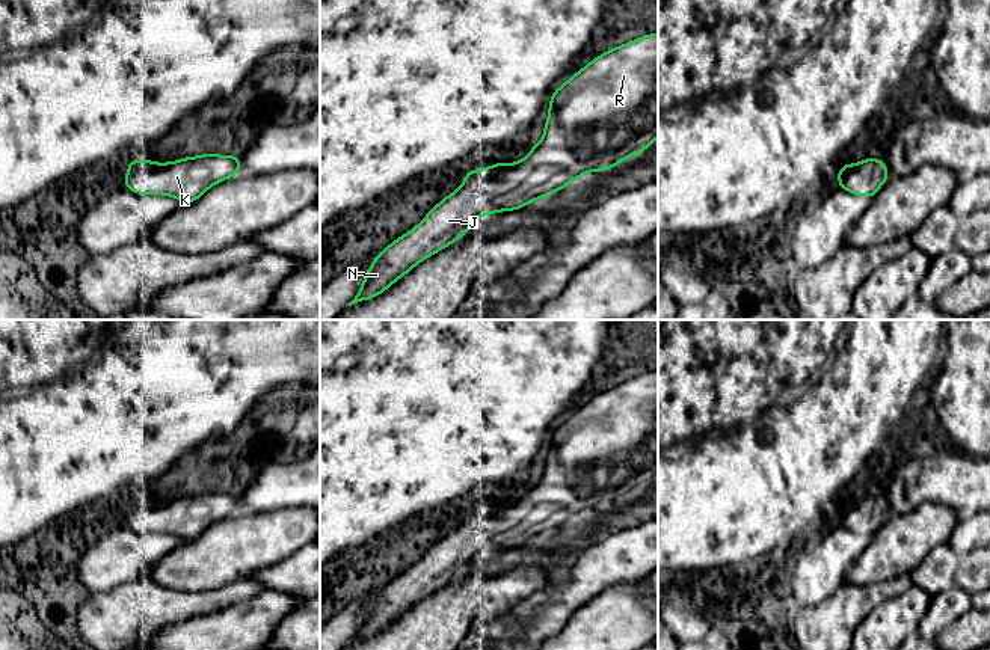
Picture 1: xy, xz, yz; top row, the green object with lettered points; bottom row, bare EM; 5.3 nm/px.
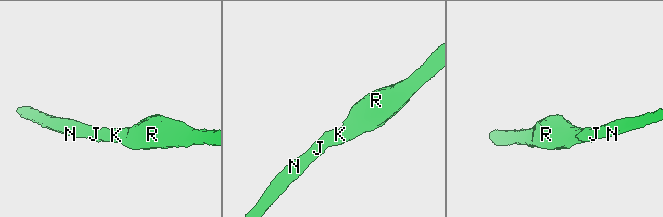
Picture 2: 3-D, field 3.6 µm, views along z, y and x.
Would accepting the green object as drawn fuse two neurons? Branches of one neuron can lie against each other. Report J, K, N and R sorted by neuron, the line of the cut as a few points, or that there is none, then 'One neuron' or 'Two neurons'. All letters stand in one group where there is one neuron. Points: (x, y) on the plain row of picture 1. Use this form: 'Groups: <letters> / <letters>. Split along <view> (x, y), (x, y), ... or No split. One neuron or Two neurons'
Groups: J K N R. No split. One neuron

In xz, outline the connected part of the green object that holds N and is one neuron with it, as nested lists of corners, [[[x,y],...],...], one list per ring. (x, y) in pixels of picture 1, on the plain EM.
[[[658,371],[641,374],[595,395],[551,434],[545,469],[518,501],[468,508],[462,523],[444,535],[410,569],[373,597],[349,644],[382,632],[417,602],[466,573],[481,553],[519,547],[589,510],[608,508],[647,487],[658,475]]]

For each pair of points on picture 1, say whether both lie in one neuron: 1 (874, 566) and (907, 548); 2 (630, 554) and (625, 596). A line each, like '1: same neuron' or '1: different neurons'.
1: same neuron
2: different neurons

